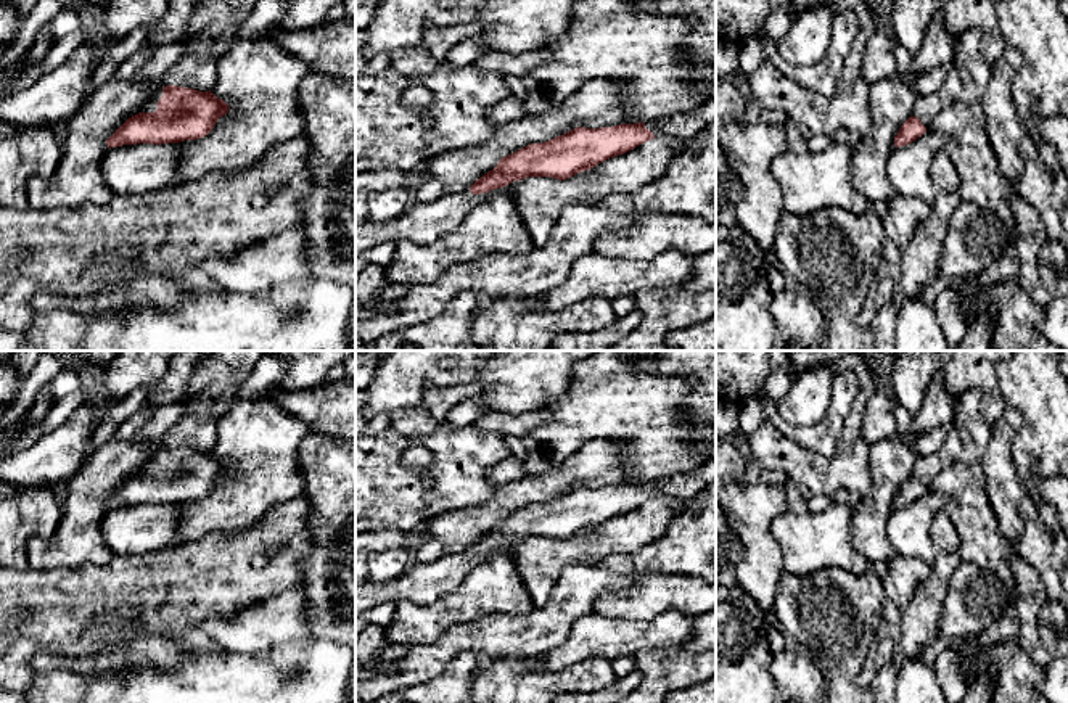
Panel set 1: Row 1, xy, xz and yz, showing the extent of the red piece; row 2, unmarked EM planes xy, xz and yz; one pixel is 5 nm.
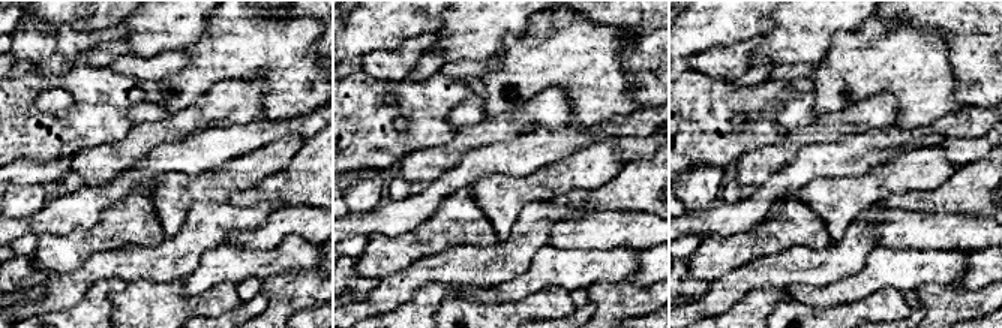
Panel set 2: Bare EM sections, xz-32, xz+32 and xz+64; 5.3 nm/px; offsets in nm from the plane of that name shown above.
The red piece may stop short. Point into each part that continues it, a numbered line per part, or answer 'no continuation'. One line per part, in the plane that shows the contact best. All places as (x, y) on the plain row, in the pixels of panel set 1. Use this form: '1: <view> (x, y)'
1: xz (689, 485)
2: xz (422, 583)

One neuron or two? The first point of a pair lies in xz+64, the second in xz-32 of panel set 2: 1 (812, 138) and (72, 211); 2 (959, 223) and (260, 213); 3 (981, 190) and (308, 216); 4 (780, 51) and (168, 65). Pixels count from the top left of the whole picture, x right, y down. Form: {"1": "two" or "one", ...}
{"1": "two", "2": "two", "3": "two", "4": "two"}

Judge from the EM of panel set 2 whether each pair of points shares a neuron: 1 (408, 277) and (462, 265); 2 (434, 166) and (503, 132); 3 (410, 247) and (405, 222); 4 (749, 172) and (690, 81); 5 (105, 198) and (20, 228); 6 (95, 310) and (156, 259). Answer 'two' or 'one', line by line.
1: one
2: one
3: two
4: two
5: one
6: two

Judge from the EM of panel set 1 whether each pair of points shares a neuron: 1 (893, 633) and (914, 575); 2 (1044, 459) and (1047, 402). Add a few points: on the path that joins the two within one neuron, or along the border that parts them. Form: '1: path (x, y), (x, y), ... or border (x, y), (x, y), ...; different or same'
1: path (891, 618), (891, 604), (901, 589); same
2: path (1047, 444), (1047, 417); same

